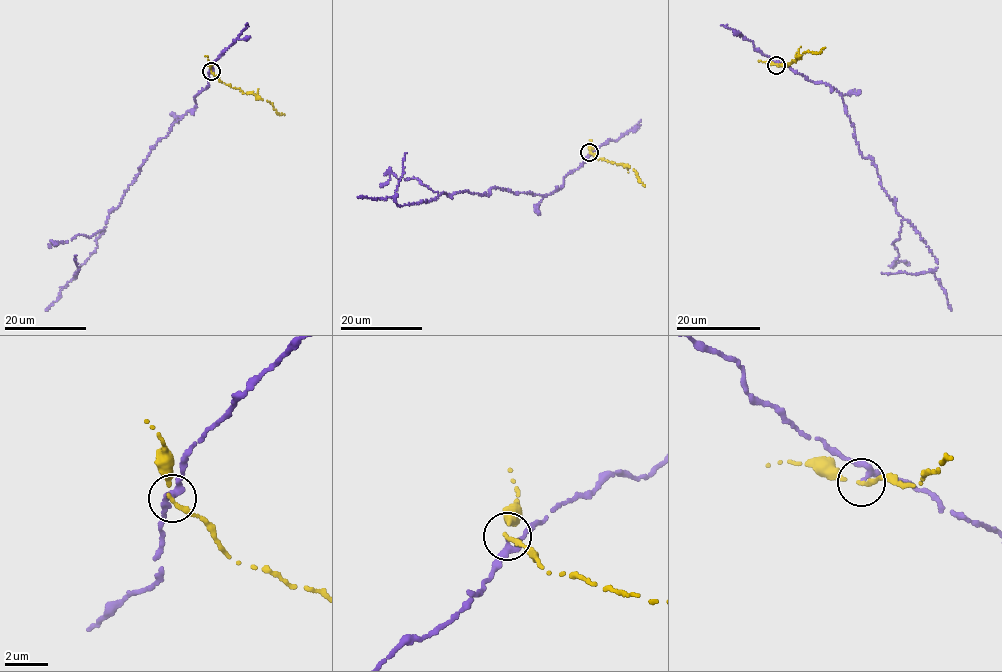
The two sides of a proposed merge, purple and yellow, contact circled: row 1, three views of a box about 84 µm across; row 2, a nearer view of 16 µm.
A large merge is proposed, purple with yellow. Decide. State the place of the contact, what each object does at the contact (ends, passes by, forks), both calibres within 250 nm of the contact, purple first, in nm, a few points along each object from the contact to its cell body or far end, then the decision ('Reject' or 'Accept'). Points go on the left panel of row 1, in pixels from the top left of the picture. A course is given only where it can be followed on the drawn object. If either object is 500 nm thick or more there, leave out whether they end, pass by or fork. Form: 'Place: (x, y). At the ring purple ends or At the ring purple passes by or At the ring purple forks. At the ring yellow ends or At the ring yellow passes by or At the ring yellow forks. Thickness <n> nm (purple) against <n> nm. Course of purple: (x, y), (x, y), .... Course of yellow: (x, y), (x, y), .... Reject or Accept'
Place: (211, 71). At the ring purple passes by. At the ring yellow passes by. Thickness 240 nm (purple) against 180 nm. Course of purple: (210, 70), (208, 87), (195, 96), (194, 110), (159, 139), (74, 278), (75, 255). Course of yellow: (210, 71), (223, 83), (244, 93), (252, 92), (269, 101), (277, 113), (284, 114). Reject

